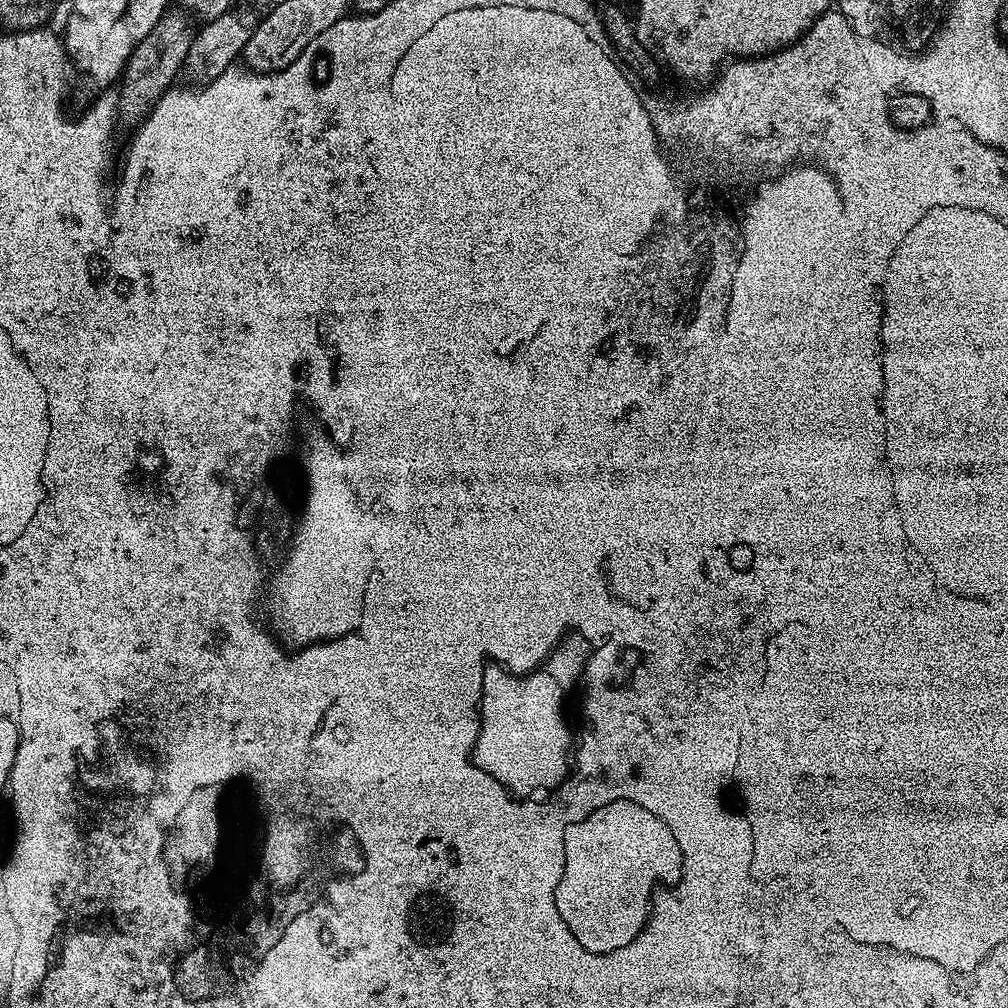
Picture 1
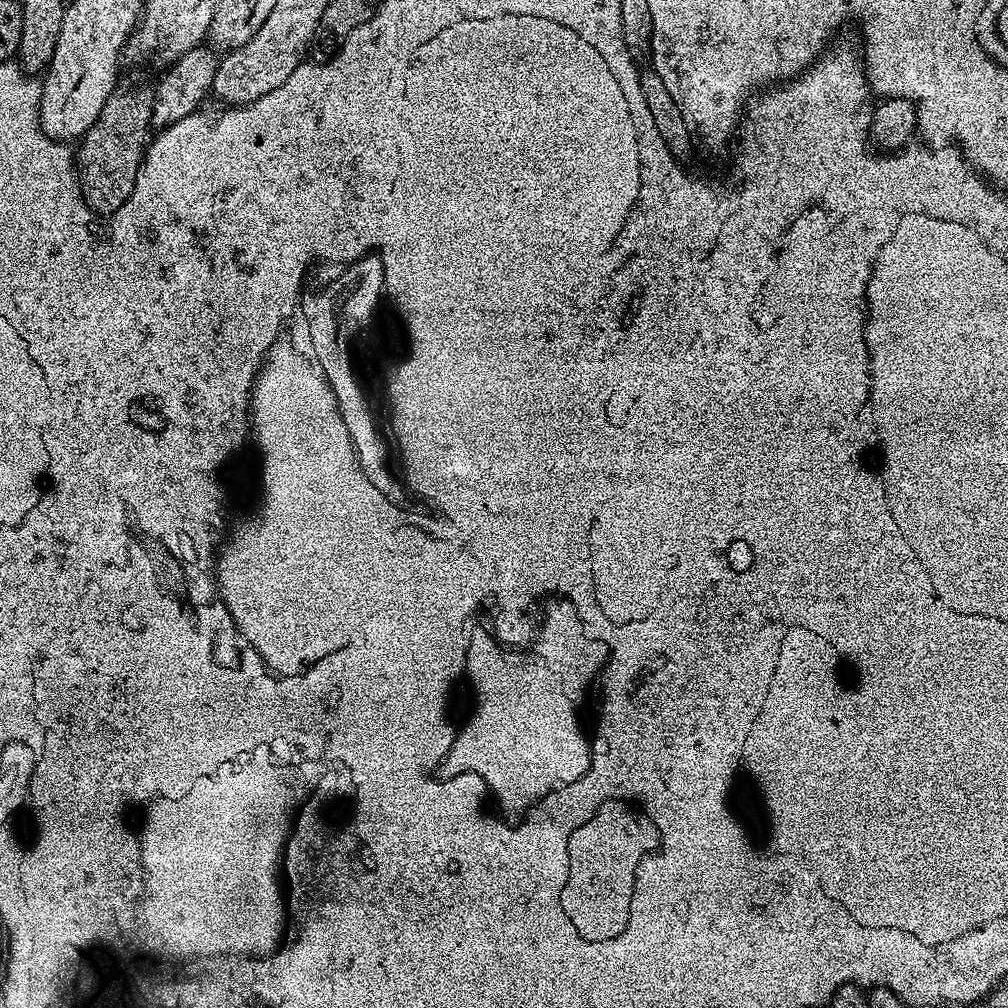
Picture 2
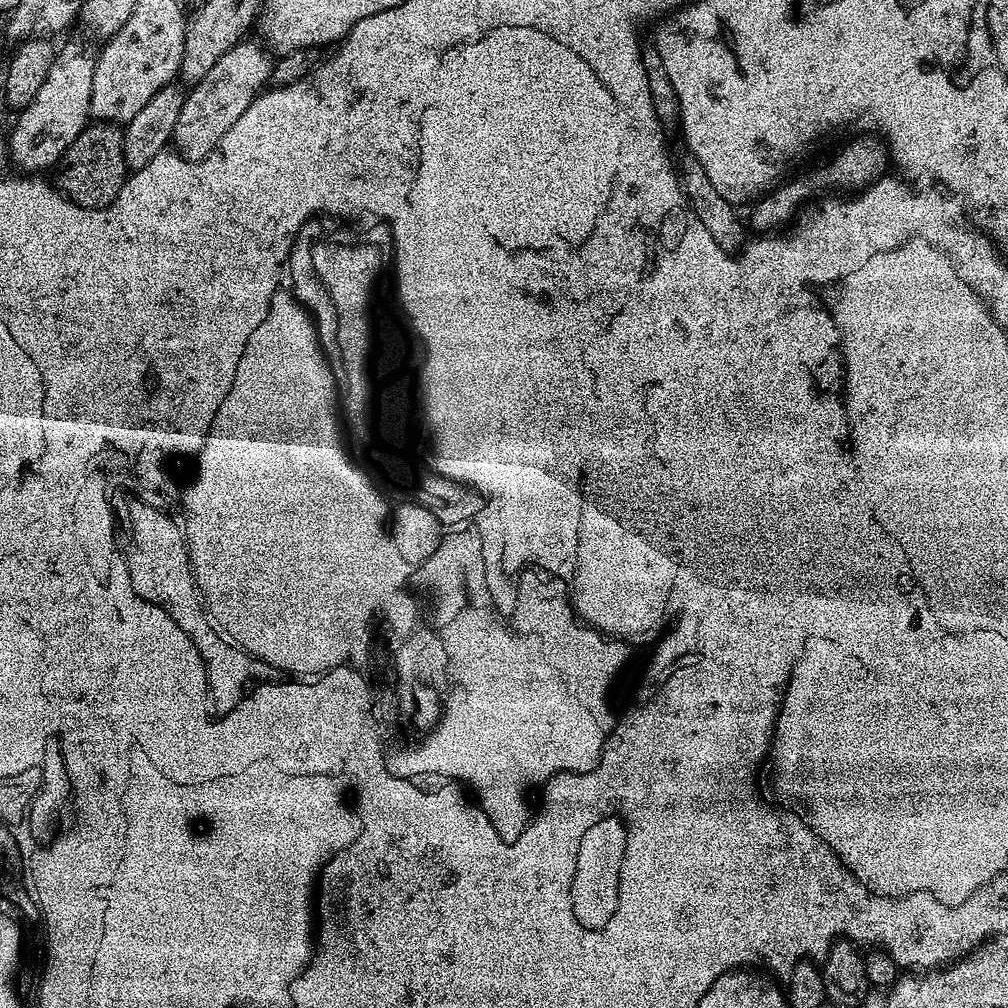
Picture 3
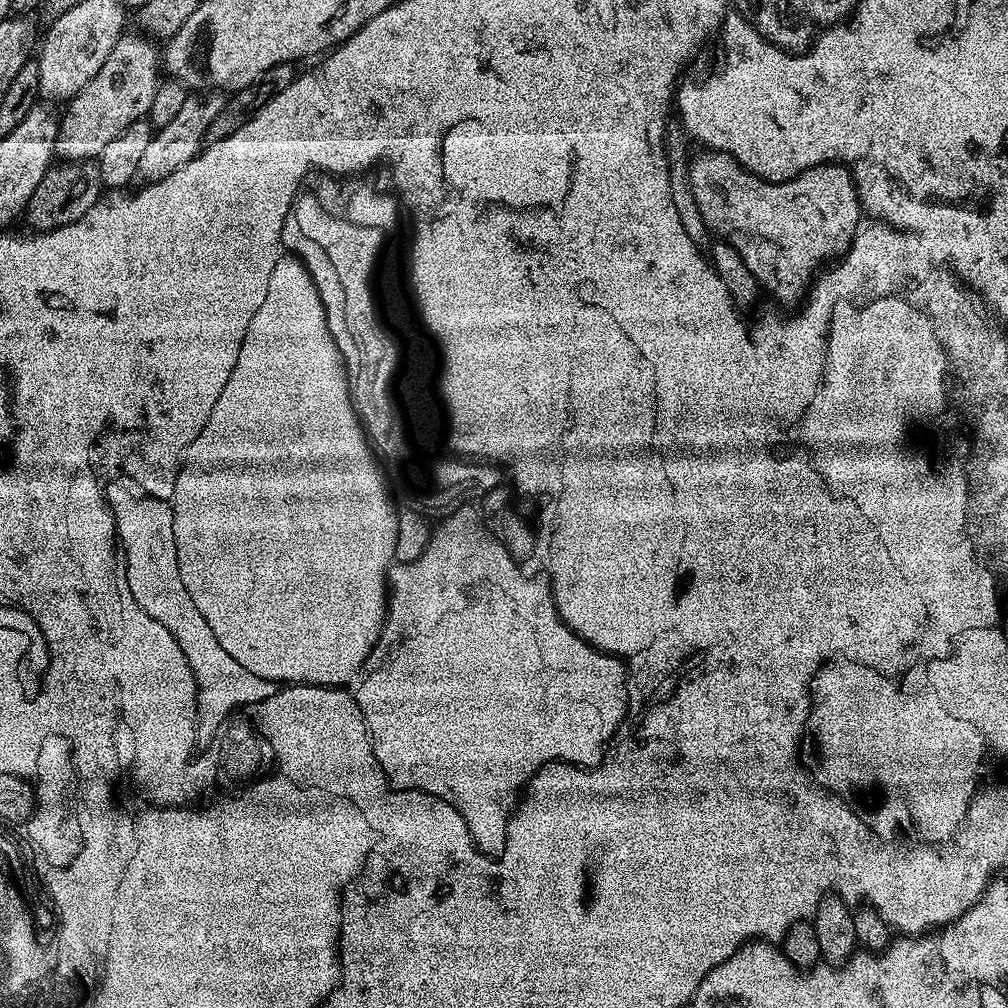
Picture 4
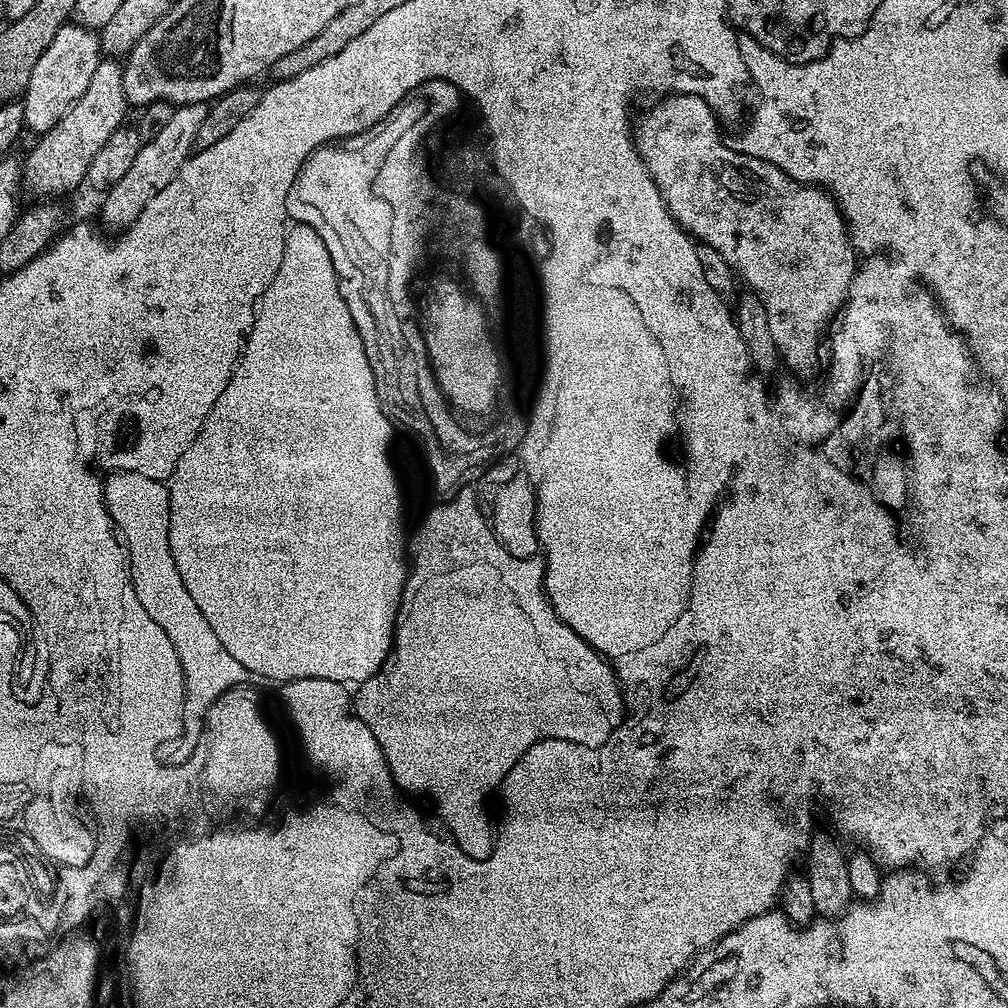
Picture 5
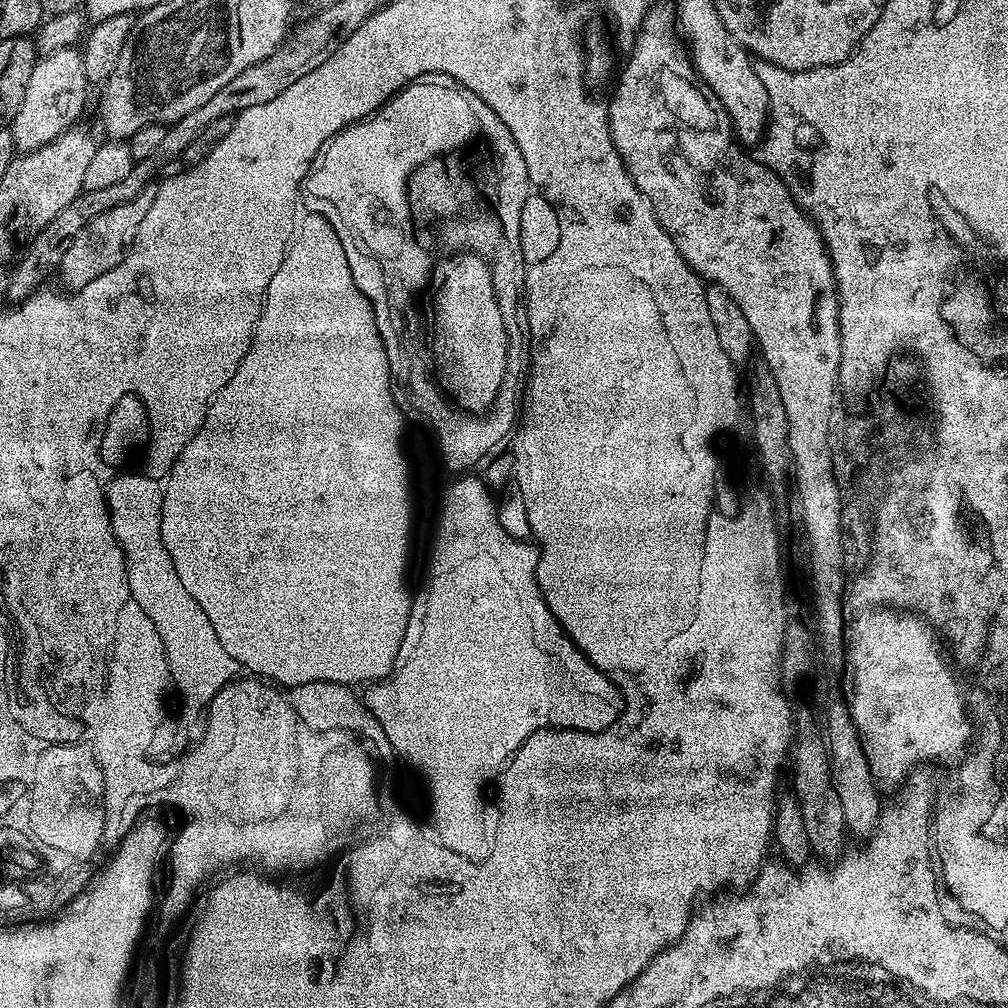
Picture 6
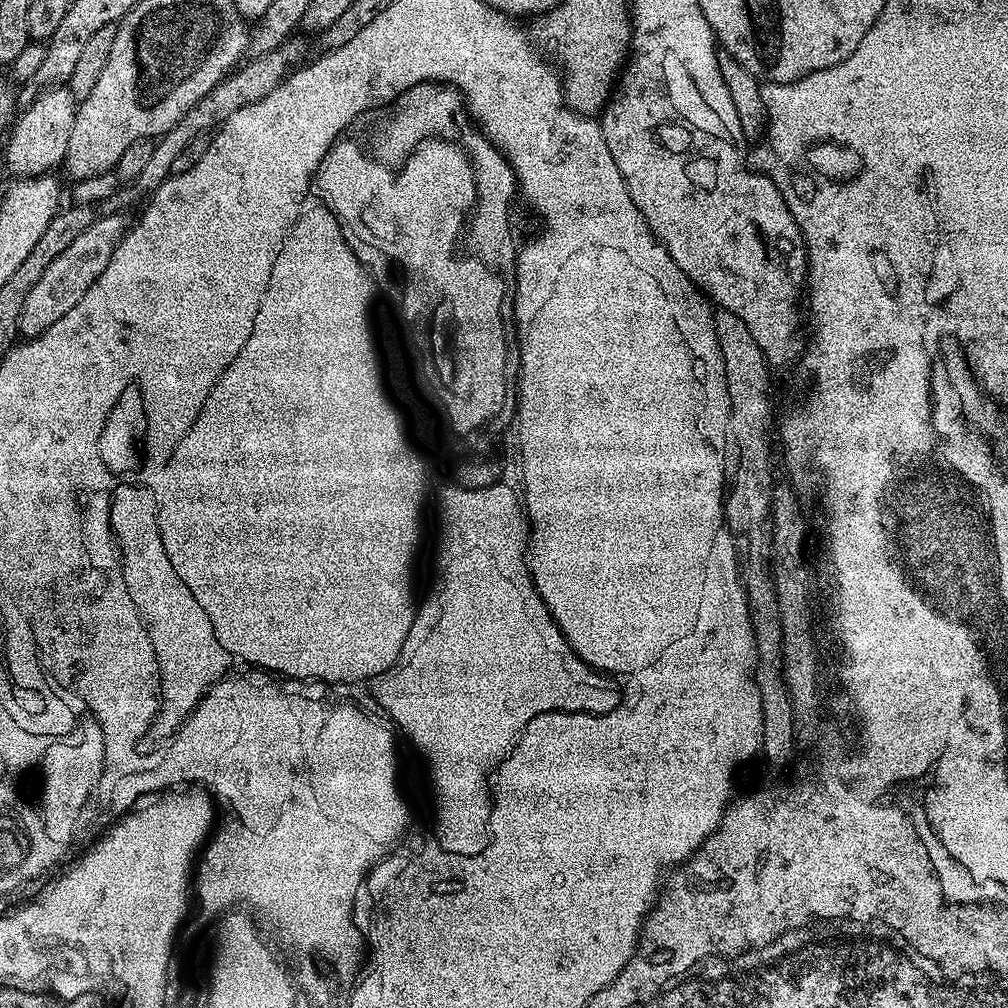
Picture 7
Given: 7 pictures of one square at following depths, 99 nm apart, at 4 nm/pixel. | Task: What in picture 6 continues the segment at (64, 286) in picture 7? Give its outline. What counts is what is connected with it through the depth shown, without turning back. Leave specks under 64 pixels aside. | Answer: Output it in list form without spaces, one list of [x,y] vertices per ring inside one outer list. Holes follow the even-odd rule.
[[[145,186],[142,191],[130,197],[126,202],[98,214],[83,230],[70,242],[64,257],[60,259],[58,273],[60,280],[71,290],[87,288],[93,280],[108,275],[113,268],[120,265],[126,245],[135,236],[138,226],[142,226],[142,218],[146,218],[146,210],[150,210],[150,202],[154,202],[156,188]]]

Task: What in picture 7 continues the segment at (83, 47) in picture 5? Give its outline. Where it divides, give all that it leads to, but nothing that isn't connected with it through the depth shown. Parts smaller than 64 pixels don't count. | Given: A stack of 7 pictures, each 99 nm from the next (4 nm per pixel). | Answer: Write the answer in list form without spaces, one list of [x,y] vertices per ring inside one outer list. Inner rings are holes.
[[[68,86],[45,88],[40,95],[15,117],[7,133],[8,149],[4,156],[8,159],[9,173],[17,177],[42,176],[59,169],[70,146],[70,130],[74,130],[74,118],[78,101]]]

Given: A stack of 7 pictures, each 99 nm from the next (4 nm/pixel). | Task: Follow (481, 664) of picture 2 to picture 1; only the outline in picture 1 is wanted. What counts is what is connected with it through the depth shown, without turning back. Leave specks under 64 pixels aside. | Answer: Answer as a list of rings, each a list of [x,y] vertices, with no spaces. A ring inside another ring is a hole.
[[[548,664],[540,676],[532,676],[532,680],[508,680],[504,672],[488,672],[488,680],[484,680],[484,692],[488,692],[488,700],[484,700],[484,740],[480,740],[480,764],[488,768],[488,772],[496,772],[496,781],[507,788],[517,798],[532,798],[549,790],[559,789],[570,772],[570,753],[574,748],[574,732],[568,729],[568,720],[564,717],[564,699],[569,699],[568,684],[574,688],[572,676],[564,672],[564,680],[560,680],[560,672],[564,672],[564,664]]]

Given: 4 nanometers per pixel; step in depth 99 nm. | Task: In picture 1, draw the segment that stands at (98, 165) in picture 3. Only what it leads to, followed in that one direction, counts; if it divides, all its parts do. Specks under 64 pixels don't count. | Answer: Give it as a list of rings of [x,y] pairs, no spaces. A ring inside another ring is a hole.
[[[170,8],[158,20],[158,25],[131,52],[118,86],[117,113],[123,123],[138,124],[147,119],[153,106],[175,83],[174,78],[184,67],[190,42],[196,33],[191,22],[191,17],[183,9]]]

